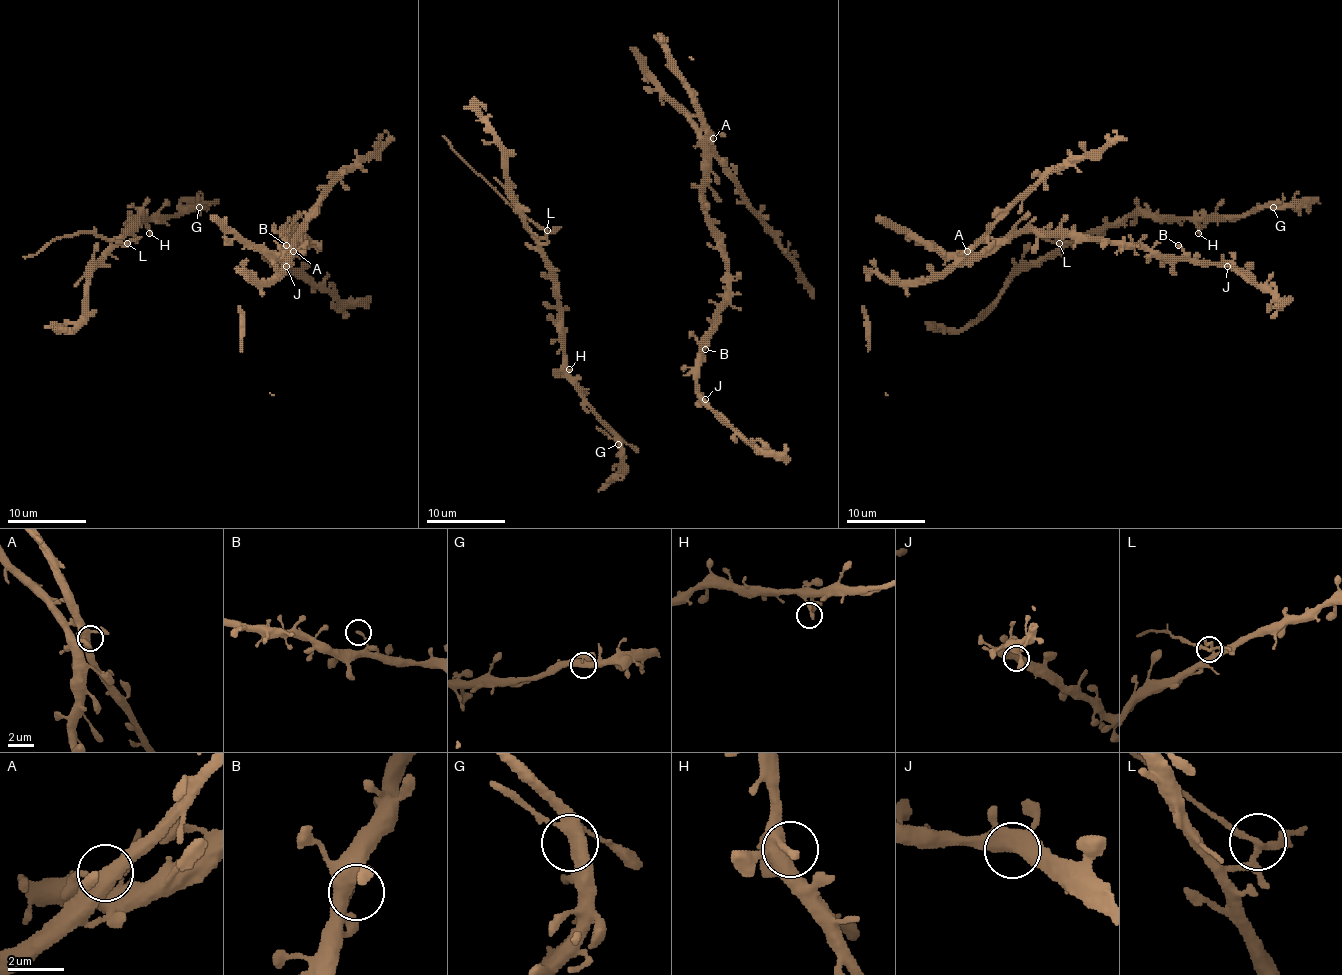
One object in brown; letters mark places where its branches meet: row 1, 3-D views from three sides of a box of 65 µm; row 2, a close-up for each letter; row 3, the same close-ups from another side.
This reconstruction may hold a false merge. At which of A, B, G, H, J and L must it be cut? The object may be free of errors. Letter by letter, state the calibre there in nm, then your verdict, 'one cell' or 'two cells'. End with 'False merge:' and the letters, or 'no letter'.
A: 440 nm | one cell
B: 240 nm | one cell
G: 420 nm | one cell
H: 280 nm | one cell
J: 440 nm | one cell
L: 200 nm | two cells
False merge: L

